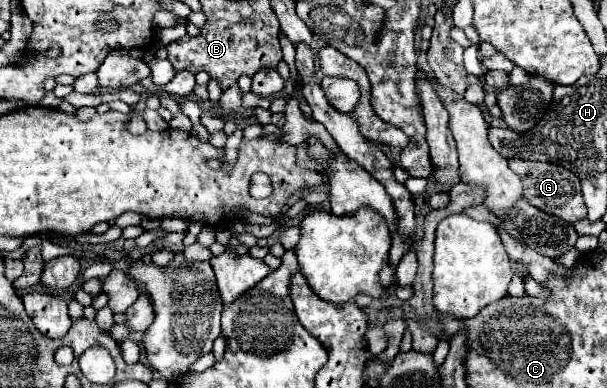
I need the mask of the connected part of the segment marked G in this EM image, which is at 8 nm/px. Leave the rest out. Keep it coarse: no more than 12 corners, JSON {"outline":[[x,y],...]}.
{"outline":[[510,159],[534,207],[586,217],[578,177],[556,163]]}

